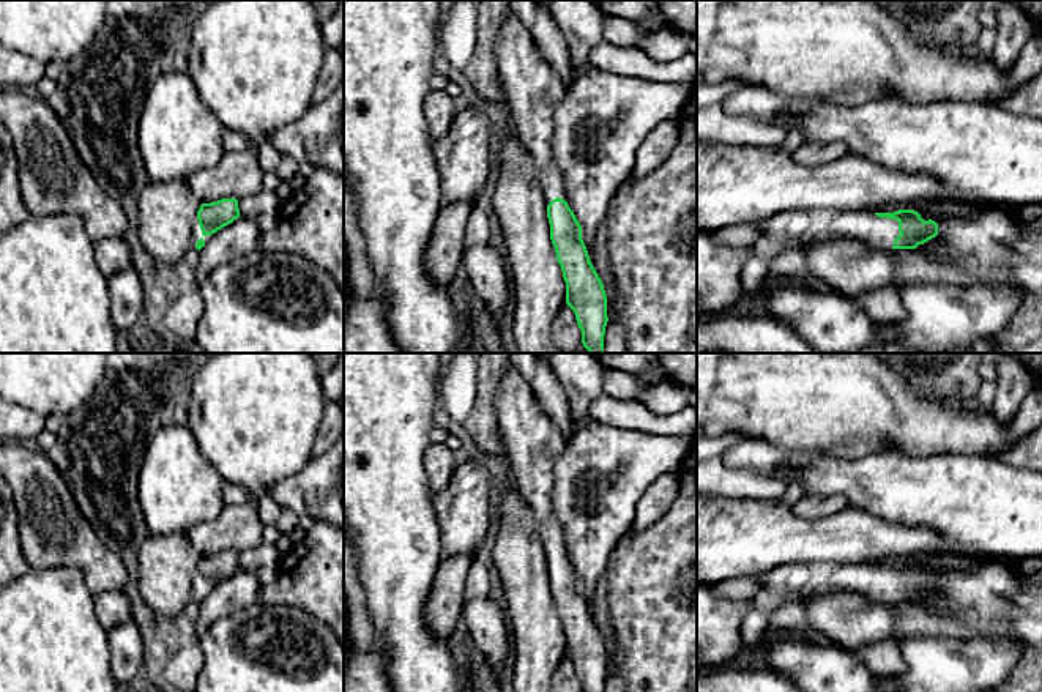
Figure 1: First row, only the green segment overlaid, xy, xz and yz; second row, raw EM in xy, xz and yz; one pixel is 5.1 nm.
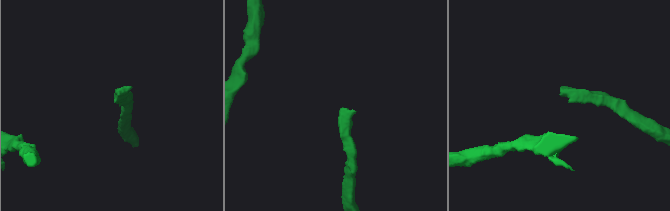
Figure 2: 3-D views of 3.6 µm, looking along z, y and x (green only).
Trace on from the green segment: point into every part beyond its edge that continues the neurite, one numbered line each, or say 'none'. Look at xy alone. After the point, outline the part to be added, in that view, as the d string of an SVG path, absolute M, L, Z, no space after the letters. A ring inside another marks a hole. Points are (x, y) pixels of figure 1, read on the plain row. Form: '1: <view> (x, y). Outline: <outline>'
1: xy (196, 587). Outline: M195 571L194 575L192 575L191 601L195 602L195 597L197 597L197 594L199 594L200 591L202 591L205 596L208 596L210 591L211 591L211 588L207 588L207 590L202 588L202 583L200 583L200 579L199 579L199 572Z

